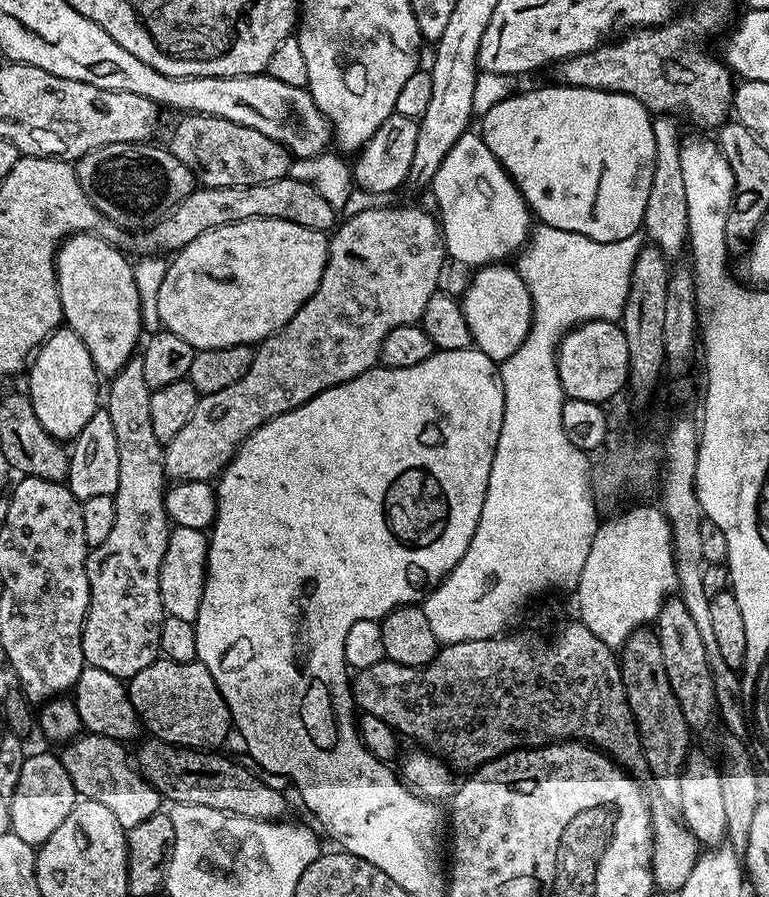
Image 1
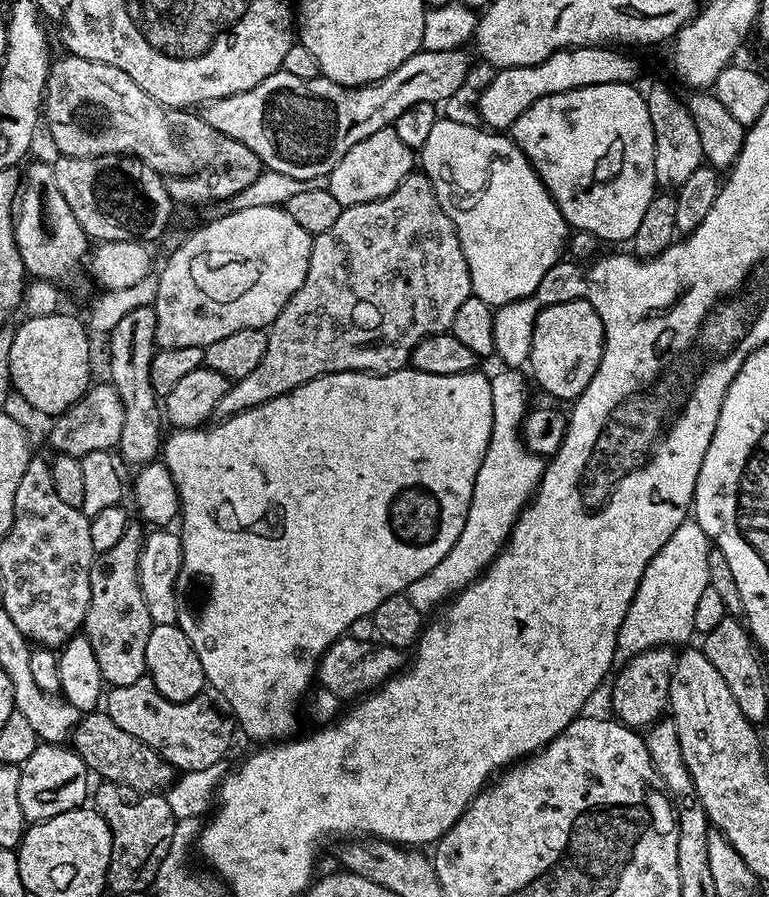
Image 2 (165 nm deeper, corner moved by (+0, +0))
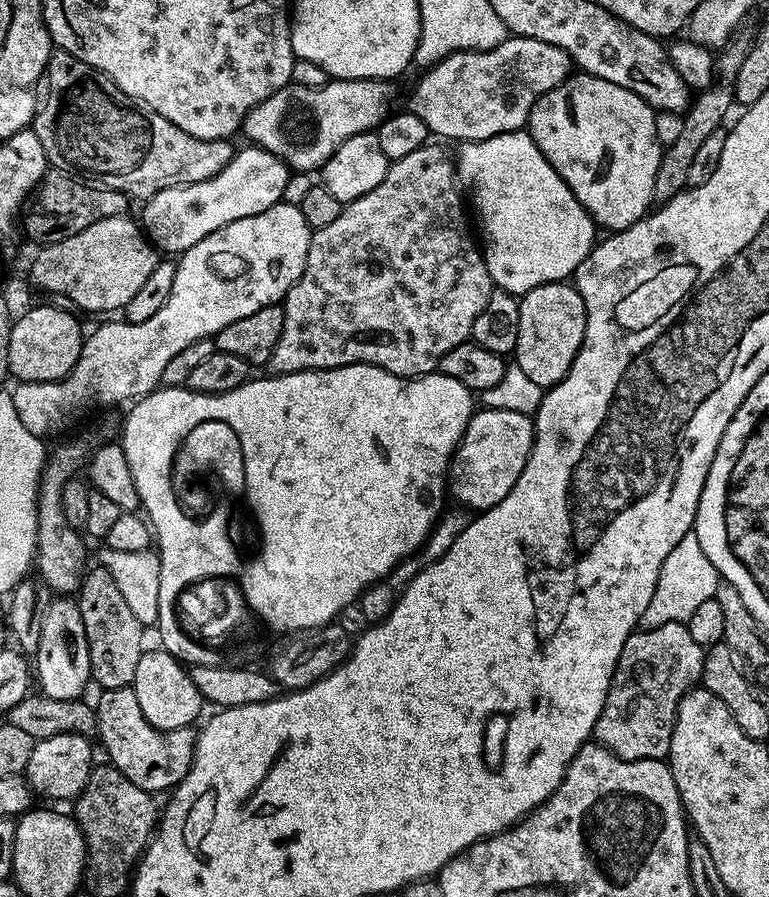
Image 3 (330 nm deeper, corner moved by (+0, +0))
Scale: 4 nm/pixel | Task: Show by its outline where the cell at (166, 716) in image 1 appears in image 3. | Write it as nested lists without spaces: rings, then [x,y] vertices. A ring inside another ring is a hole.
[[[105,688],[101,696],[94,700],[96,709],[96,731],[100,744],[104,747],[107,763],[118,769],[134,786],[159,794],[167,793],[186,778],[192,765],[192,755],[196,745],[196,732],[192,728],[178,730],[158,730],[146,722],[134,690],[126,688]]]

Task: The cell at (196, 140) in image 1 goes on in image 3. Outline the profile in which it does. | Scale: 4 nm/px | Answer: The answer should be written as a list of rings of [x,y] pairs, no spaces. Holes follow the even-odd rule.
[[[53,51],[48,59],[46,84],[47,80],[48,93],[45,96],[43,93],[34,130],[38,134],[38,142],[42,142],[42,150],[46,150],[49,165],[61,173],[87,178],[101,188],[113,188],[133,201],[144,202],[149,196],[167,188],[206,182],[214,178],[214,174],[226,170],[226,166],[232,161],[234,147],[232,148],[231,139],[203,140],[194,138],[194,134],[178,130],[174,122],[137,106],[126,94],[122,94],[122,90],[118,90],[118,86],[109,76],[74,58],[69,52]]]

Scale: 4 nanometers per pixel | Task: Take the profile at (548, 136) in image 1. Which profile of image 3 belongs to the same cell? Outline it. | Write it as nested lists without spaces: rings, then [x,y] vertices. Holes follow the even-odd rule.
[[[573,74],[554,90],[537,98],[528,115],[526,130],[534,138],[538,150],[542,150],[546,162],[558,170],[574,198],[582,202],[597,225],[601,229],[608,228],[604,230],[620,232],[643,220],[654,204],[654,178],[658,178],[658,162],[662,155],[656,114],[656,109],[638,98],[638,94],[614,82],[587,74]]]

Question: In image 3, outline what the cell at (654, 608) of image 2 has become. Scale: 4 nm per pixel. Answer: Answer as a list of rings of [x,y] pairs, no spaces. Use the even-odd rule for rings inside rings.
[[[695,531],[688,532],[670,554],[666,554],[666,562],[662,562],[662,570],[658,574],[658,586],[654,586],[654,598],[650,598],[650,606],[646,606],[646,614],[640,616],[640,628],[657,628],[666,626],[666,622],[685,623],[702,606],[702,602],[713,599],[716,587],[722,583],[716,575],[710,558],[702,551]]]

